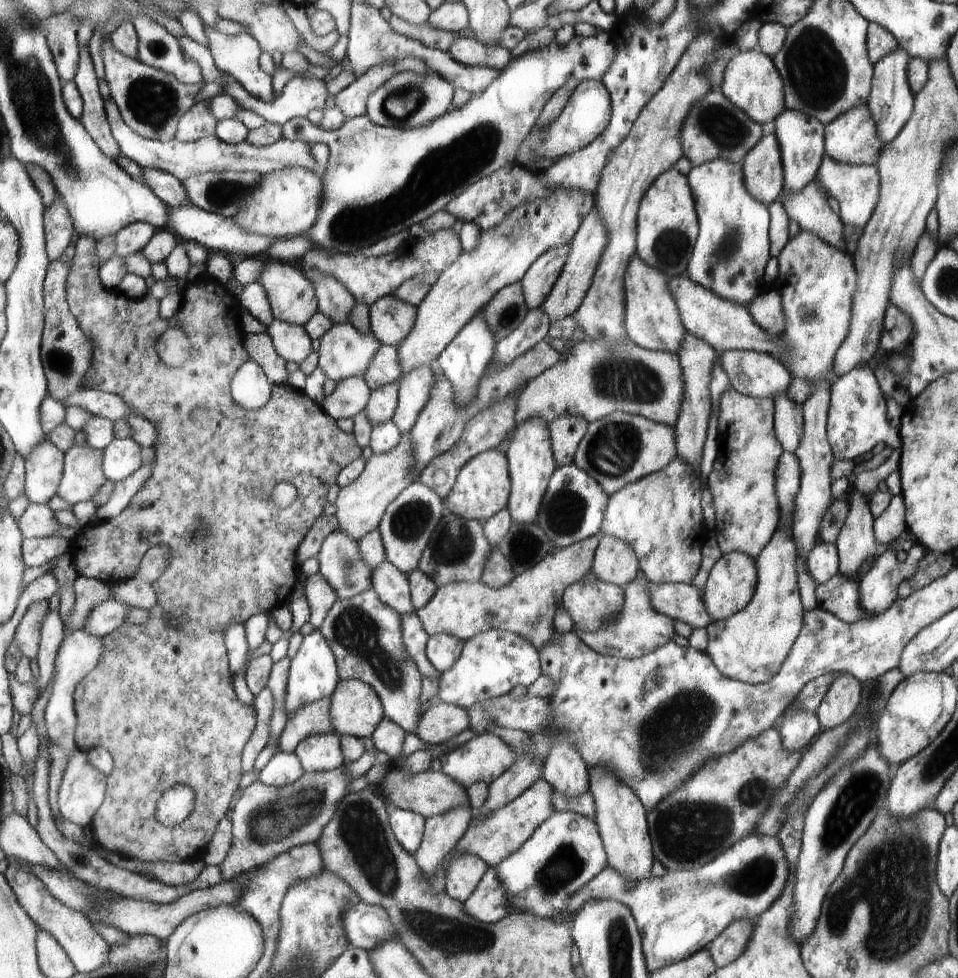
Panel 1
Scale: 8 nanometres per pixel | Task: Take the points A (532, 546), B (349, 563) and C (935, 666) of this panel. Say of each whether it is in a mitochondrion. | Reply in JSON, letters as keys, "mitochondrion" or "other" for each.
{"A":"mitochondrion","B":"mitochondrion","C":"other"}

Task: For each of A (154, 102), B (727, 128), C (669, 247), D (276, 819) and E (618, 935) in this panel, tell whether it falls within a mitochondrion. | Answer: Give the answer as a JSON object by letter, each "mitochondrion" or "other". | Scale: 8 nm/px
{"A":"mitochondrion","B":"mitochondrion","C":"mitochondrion","D":"mitochondrion","E":"mitochondrion"}

